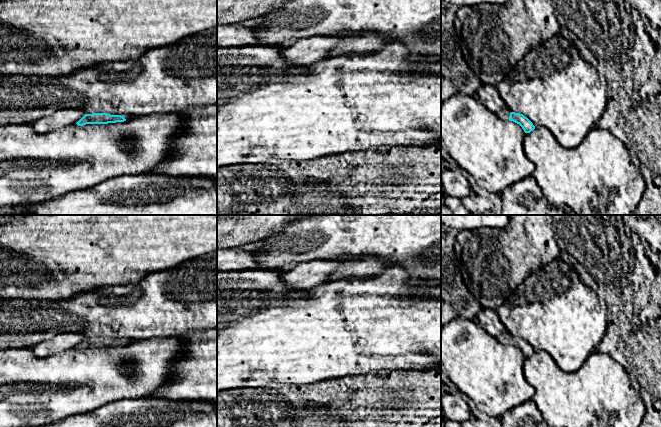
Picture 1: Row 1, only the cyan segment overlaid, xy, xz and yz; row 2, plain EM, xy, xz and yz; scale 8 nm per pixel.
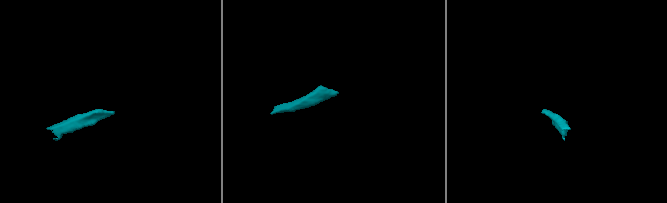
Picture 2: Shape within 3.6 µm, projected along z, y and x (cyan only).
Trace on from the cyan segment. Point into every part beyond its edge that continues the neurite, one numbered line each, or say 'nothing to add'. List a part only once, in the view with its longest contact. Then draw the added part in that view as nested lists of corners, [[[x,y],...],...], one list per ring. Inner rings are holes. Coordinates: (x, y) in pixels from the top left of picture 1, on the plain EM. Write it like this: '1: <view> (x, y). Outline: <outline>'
1: yz (504, 338). Outline: [[[505,332],[497,337],[497,339],[504,345],[509,345],[511,335],[508,332]]]

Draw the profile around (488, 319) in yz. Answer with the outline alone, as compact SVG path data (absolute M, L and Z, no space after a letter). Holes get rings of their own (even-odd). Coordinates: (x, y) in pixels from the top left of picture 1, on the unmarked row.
M482 307L476 316L476 321L489 335L495 338L507 332L496 310Z

